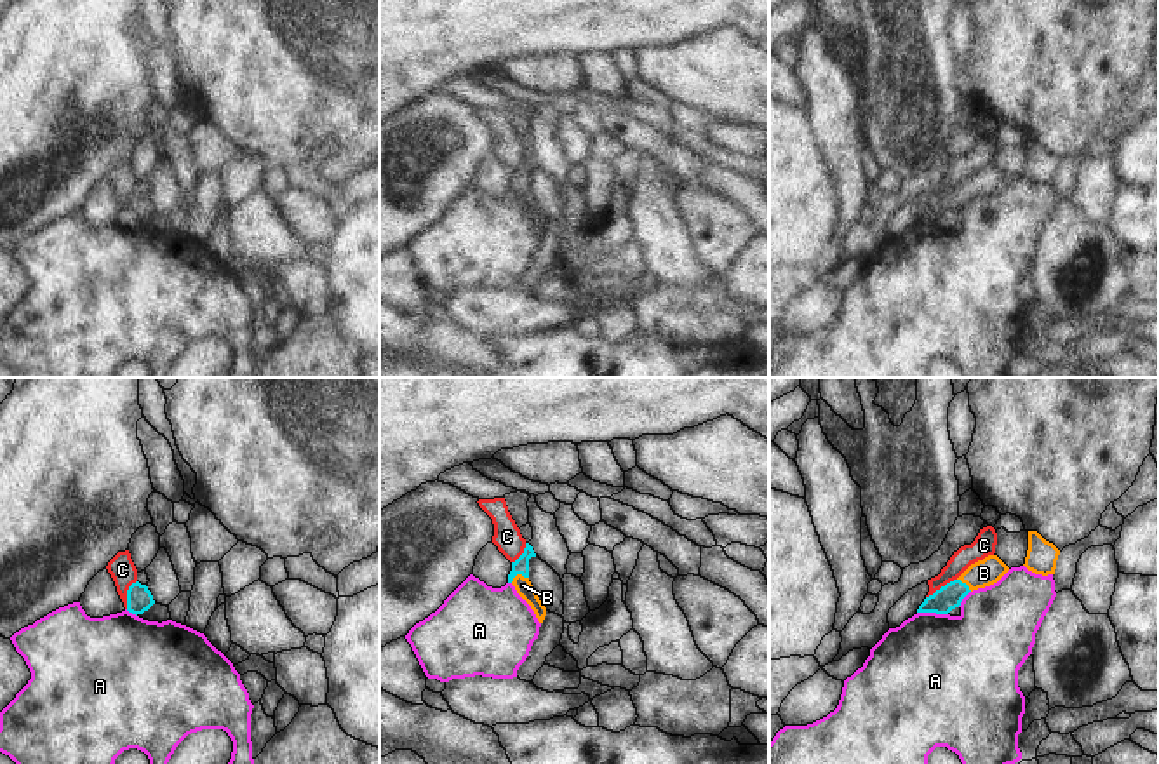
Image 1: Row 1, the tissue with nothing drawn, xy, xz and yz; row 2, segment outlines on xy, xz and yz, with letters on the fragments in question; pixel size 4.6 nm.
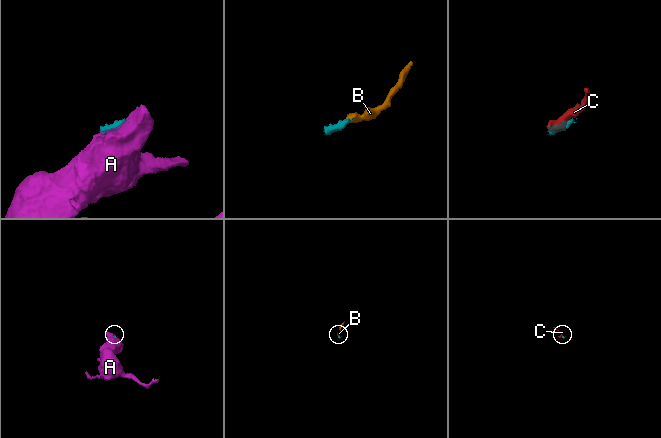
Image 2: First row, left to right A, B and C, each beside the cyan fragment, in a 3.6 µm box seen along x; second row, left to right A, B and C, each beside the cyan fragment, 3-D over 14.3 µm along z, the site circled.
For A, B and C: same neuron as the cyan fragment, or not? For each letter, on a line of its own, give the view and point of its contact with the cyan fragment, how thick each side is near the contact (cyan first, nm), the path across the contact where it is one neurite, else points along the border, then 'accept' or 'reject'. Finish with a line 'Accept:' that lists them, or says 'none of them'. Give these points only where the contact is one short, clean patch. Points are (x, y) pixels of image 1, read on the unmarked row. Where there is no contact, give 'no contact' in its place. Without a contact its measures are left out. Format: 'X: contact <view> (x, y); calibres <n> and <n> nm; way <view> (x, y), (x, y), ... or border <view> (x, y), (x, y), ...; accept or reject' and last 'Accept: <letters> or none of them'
A: contact yz (933, 221); calibres 120 and 480 nm; reject
B: contact xz (519, 183); calibres 80 and 80 nm; way xz (521, 176), (519, 183), (522, 195); accept
C: contact yz (942, 197); calibres 120 and 90 nm; border yz (956, 188), (926, 207); reject
Accept: B

